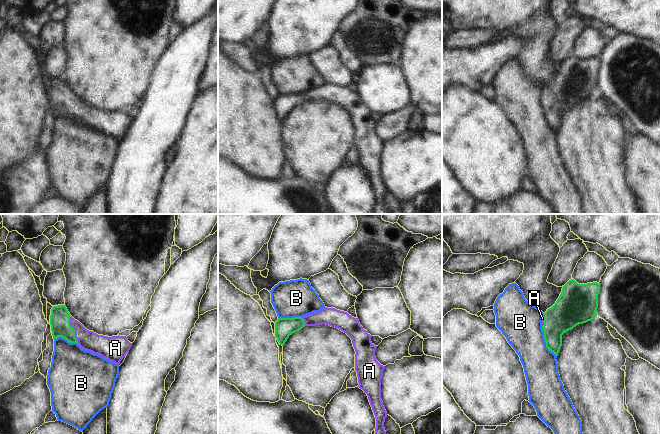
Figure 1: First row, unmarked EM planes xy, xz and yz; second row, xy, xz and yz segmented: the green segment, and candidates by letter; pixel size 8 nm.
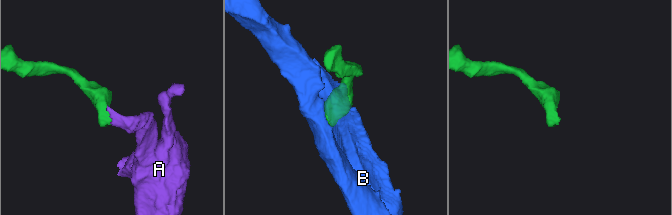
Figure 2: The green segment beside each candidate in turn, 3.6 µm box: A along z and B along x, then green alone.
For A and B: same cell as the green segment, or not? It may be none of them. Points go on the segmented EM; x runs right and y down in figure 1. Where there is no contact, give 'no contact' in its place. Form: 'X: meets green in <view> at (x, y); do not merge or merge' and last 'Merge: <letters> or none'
A: meets green in xy at (74, 330); merge
B: meets green in yz at (545, 341); do not merge
Merge: A

